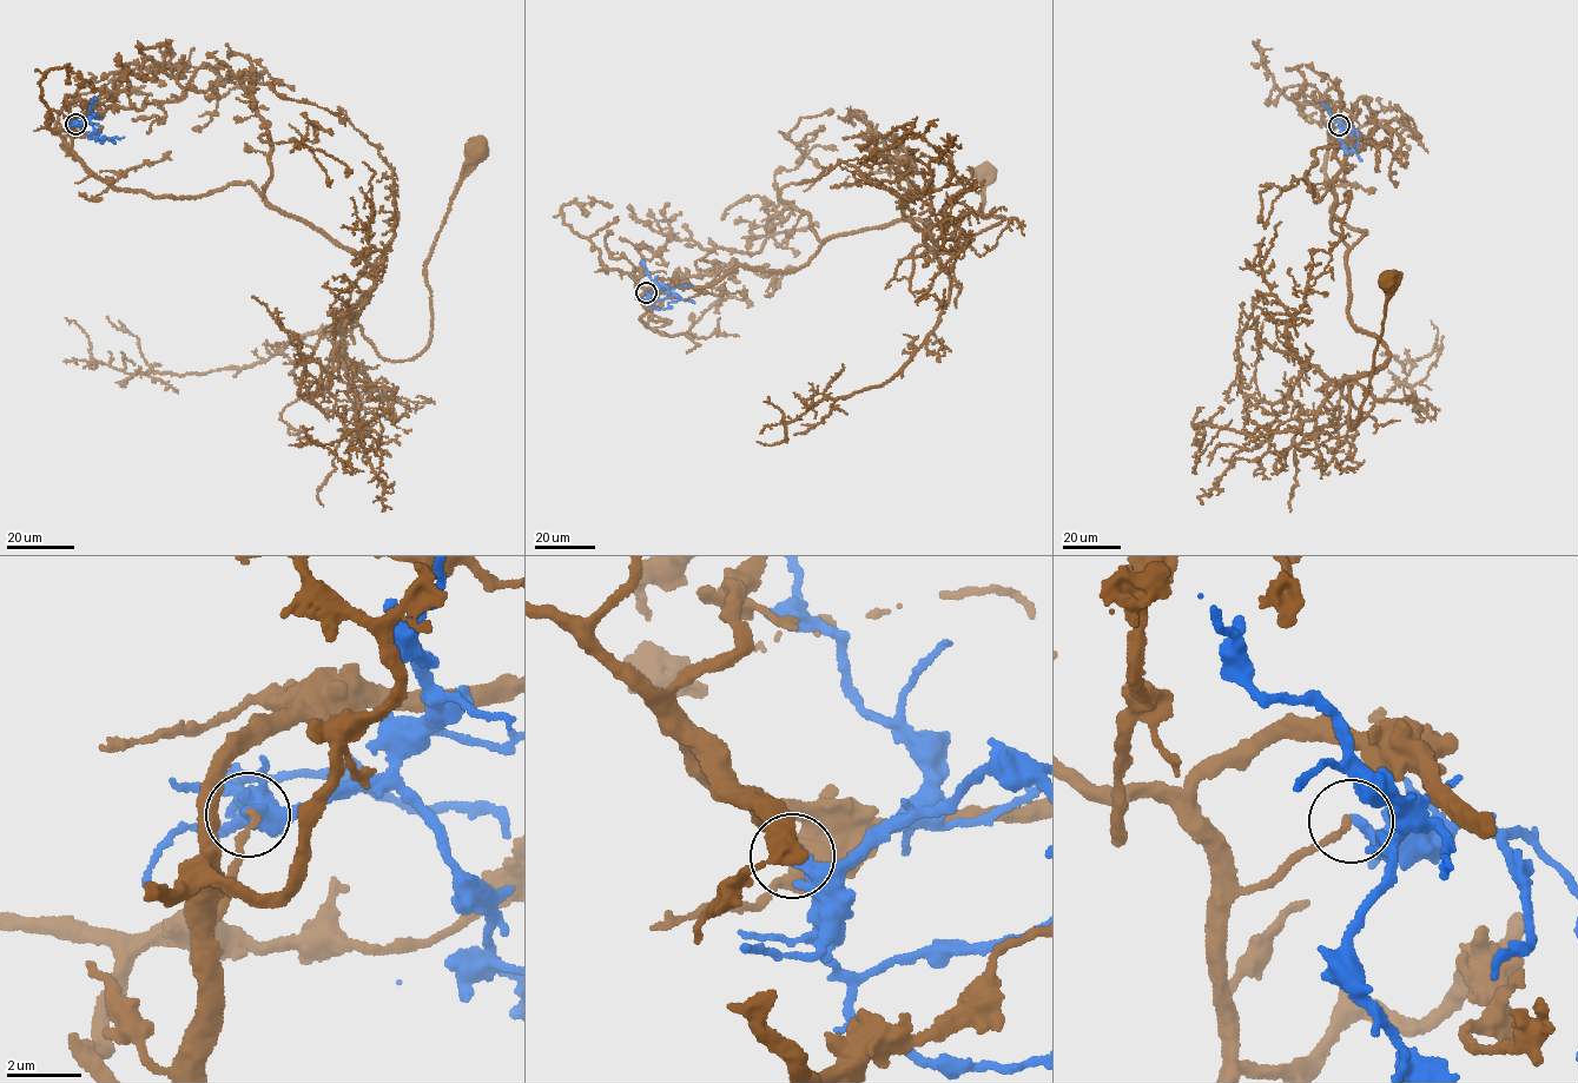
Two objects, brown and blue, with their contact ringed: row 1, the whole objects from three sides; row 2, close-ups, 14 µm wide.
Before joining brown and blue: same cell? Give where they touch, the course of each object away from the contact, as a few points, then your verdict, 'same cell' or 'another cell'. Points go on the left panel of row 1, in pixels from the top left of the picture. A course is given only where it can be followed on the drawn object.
(76, 124) | brown via (76, 124), (116, 187), (249, 183), (362, 252), (342, 325), (394, 361), (429, 341), (475, 149) | blue via (76, 124), (88, 121), (99, 139), (107, 138), (114, 144) | another cell

